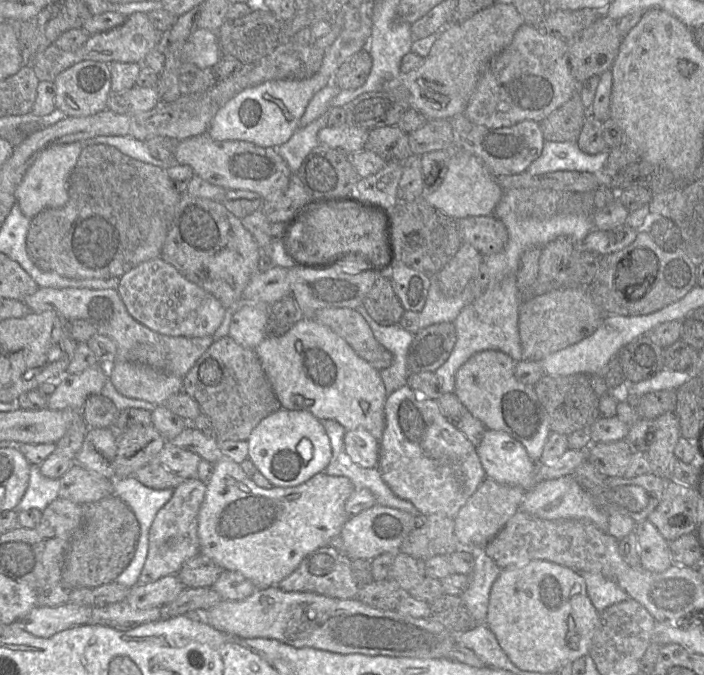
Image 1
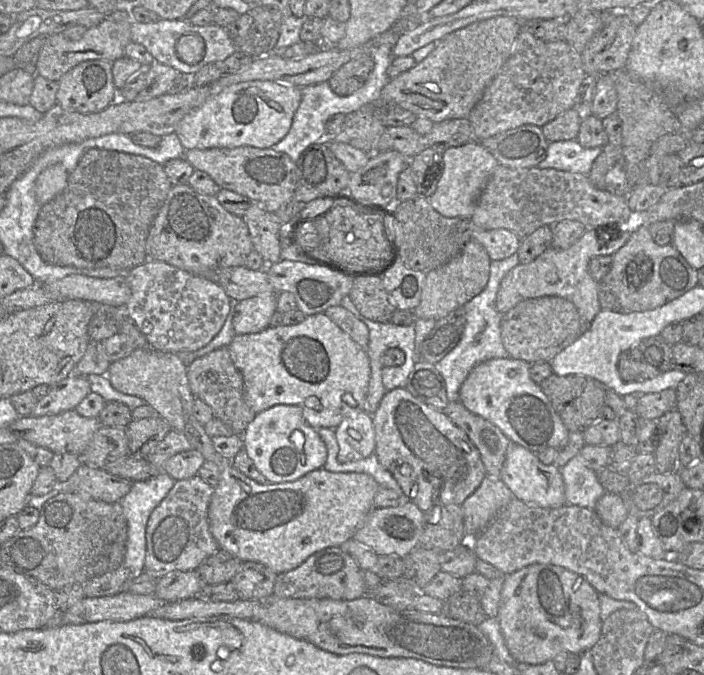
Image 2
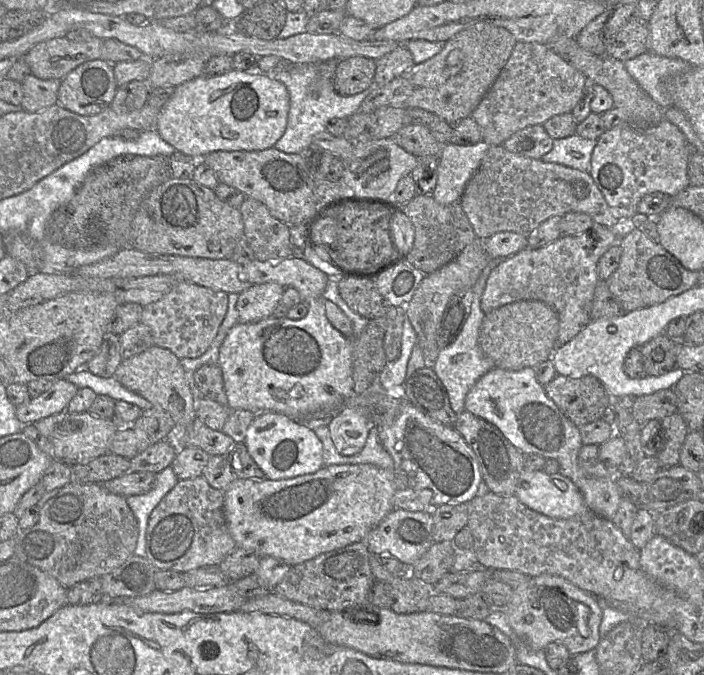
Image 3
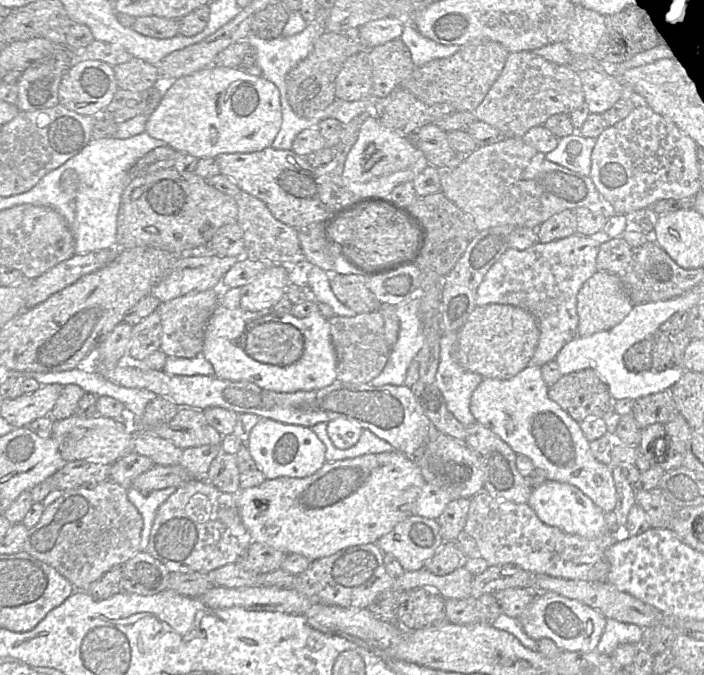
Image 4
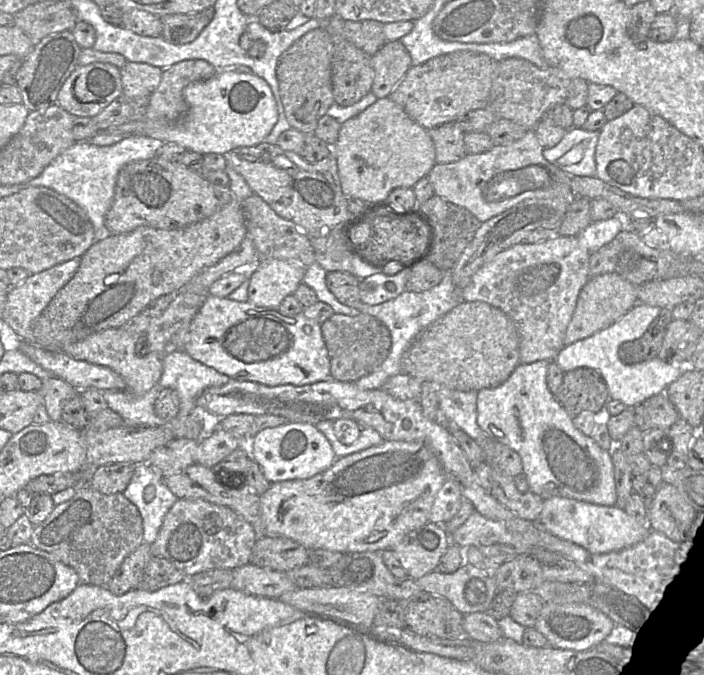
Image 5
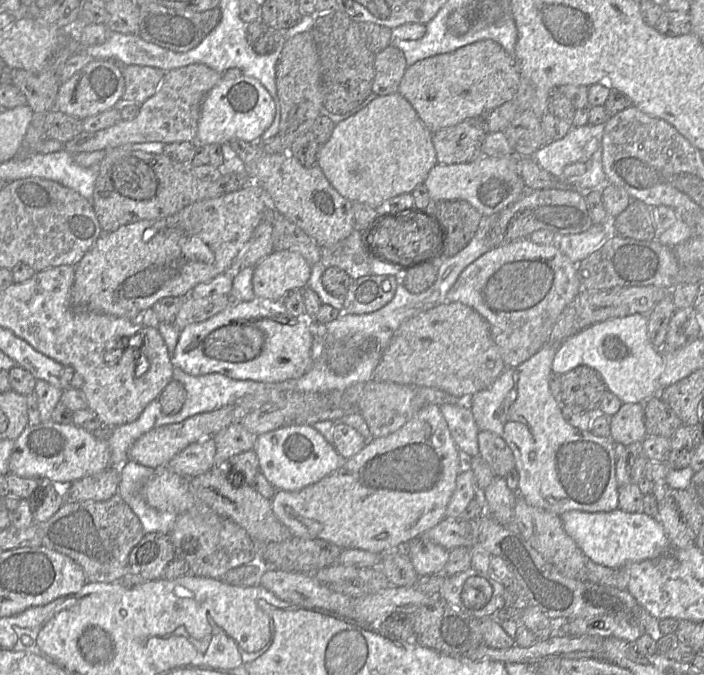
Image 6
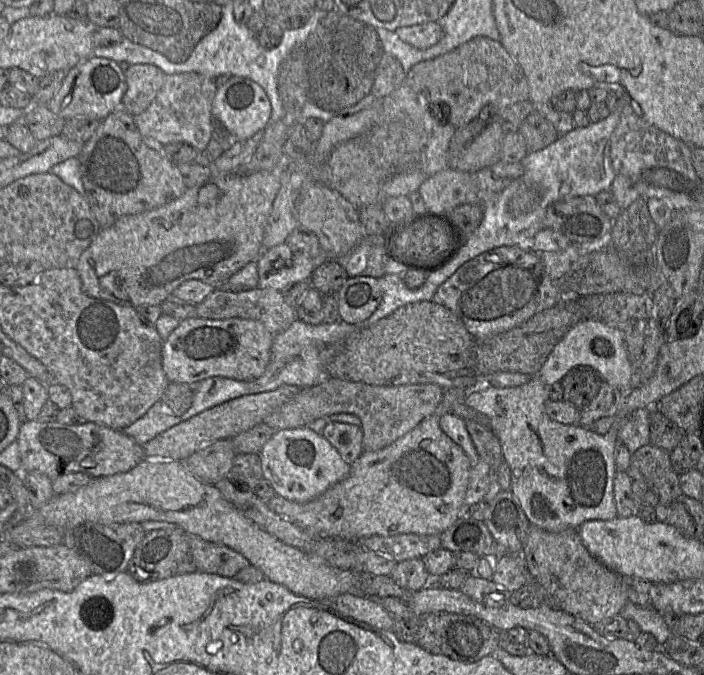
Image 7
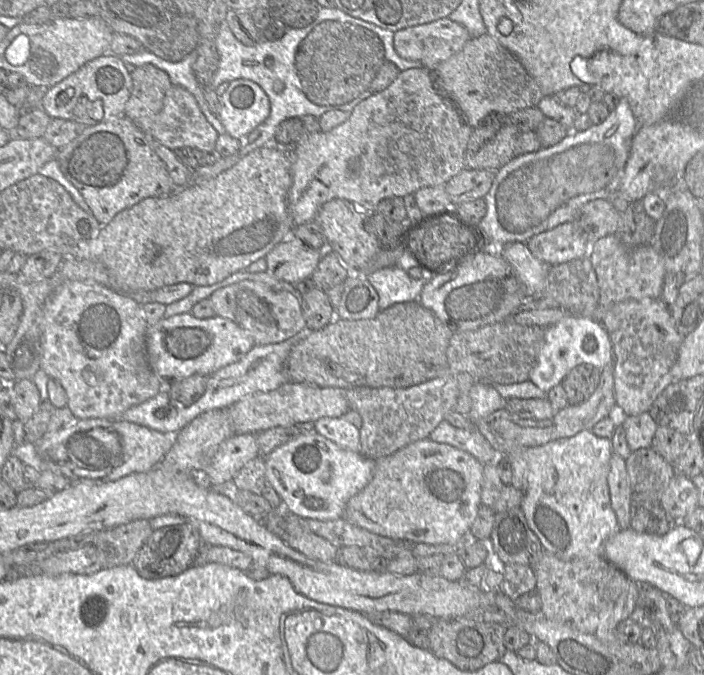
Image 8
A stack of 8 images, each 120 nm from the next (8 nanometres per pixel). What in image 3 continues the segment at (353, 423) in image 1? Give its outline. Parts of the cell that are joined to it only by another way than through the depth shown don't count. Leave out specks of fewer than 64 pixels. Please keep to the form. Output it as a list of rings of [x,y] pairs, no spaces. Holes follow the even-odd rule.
[[[314,298],[305,300],[307,305],[307,315],[298,320],[292,320],[287,317],[275,318],[270,316],[254,323],[238,322],[228,332],[223,341],[220,350],[217,364],[221,367],[224,388],[228,399],[227,407],[230,410],[246,410],[252,413],[259,414],[264,412],[277,412],[286,415],[294,421],[302,421],[308,427],[316,428],[318,426],[326,425],[329,428],[329,422],[333,416],[342,410],[345,399],[353,396],[354,382],[352,378],[352,341],[350,338],[344,336],[340,331],[332,326],[326,316],[324,300],[322,298]]]

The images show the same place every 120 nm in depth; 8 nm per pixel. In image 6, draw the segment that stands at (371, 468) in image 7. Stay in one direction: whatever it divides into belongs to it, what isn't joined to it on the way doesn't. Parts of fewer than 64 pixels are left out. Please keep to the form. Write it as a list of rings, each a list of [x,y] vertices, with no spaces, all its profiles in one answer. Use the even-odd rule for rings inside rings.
[[[427,404],[419,409],[415,416],[398,431],[382,438],[368,440],[365,446],[356,455],[347,460],[343,460],[338,469],[320,481],[299,491],[288,492],[277,490],[271,499],[271,505],[277,519],[285,525],[292,534],[291,537],[321,539],[343,549],[360,549],[378,555],[384,555],[387,552],[406,547],[410,541],[437,526],[446,517],[448,503],[456,488],[456,479],[463,470],[463,467],[464,462],[462,455],[450,434],[447,423],[440,411],[440,407],[436,404]]]

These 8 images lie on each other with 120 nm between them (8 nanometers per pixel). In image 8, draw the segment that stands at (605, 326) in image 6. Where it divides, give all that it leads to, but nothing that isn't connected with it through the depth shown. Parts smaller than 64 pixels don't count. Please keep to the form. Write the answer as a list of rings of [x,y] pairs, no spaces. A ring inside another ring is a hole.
[[[565,317],[559,322],[545,328],[544,342],[539,351],[537,362],[530,372],[529,380],[546,394],[556,385],[560,385],[568,372],[580,364],[591,364],[602,369],[613,363],[613,349],[607,331],[595,320],[588,317]]]

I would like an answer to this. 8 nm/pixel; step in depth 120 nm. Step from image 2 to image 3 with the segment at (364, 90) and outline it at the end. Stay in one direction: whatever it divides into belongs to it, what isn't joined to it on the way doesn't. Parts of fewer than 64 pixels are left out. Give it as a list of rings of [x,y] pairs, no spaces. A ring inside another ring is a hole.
[[[325,61],[322,63],[309,64],[301,74],[292,75],[292,71],[280,70],[277,67],[267,73],[268,75],[285,85],[290,98],[290,109],[288,113],[287,126],[283,136],[276,142],[274,148],[287,154],[303,154],[312,144],[313,137],[326,131],[326,125],[334,118],[348,118],[359,111],[362,102],[371,93],[372,87],[353,96],[342,96],[338,94],[333,86],[333,77],[338,61]]]

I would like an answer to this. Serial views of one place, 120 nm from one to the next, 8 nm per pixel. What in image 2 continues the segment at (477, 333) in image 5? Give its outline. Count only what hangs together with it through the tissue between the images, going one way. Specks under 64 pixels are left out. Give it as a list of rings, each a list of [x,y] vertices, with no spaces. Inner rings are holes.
[[[557,296],[524,300],[504,313],[501,319],[501,340],[509,357],[528,364],[549,362],[582,333],[583,322],[575,305]]]

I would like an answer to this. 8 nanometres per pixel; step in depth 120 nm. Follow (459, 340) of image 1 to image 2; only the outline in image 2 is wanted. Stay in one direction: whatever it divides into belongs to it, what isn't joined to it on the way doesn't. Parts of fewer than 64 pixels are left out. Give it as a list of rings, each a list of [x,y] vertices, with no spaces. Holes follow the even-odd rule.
[[[517,252],[503,260],[492,260],[487,285],[477,296],[463,306],[466,325],[462,337],[458,344],[434,365],[445,382],[446,396],[449,402],[460,402],[460,387],[476,365],[490,359],[510,358],[501,340],[501,319],[503,314],[496,309],[495,302],[502,279],[518,264]]]

